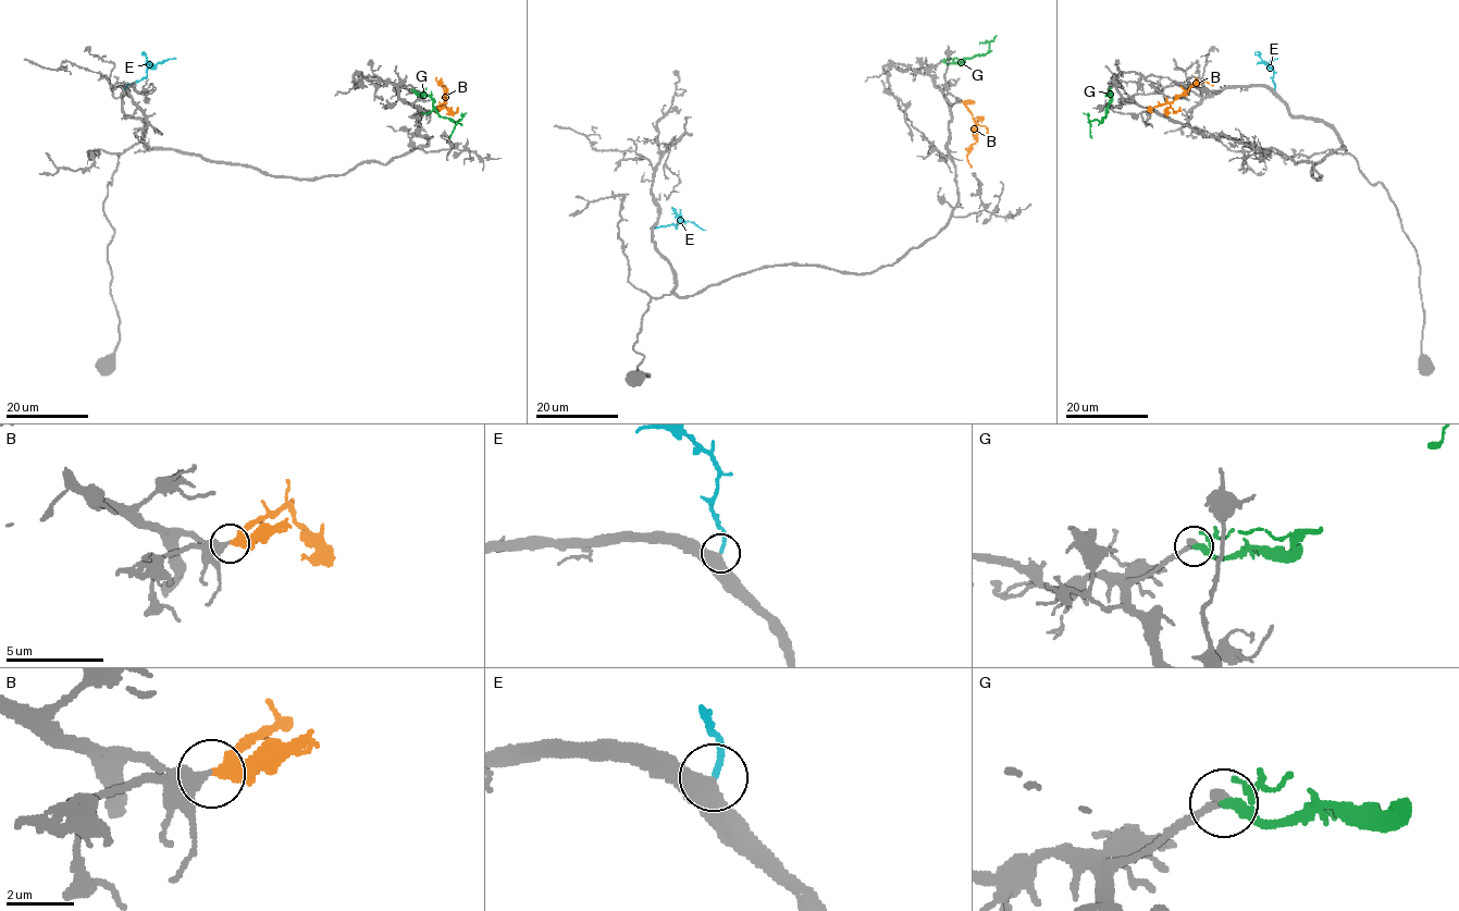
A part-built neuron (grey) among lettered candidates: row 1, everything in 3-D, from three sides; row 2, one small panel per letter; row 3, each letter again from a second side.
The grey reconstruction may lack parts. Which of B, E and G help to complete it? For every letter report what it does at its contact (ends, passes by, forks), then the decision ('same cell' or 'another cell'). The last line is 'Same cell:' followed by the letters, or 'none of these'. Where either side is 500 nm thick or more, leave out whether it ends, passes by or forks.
B: it passes by | same cell
E: it ends | another cell
G: it passes by | another cell
Same cell: B

